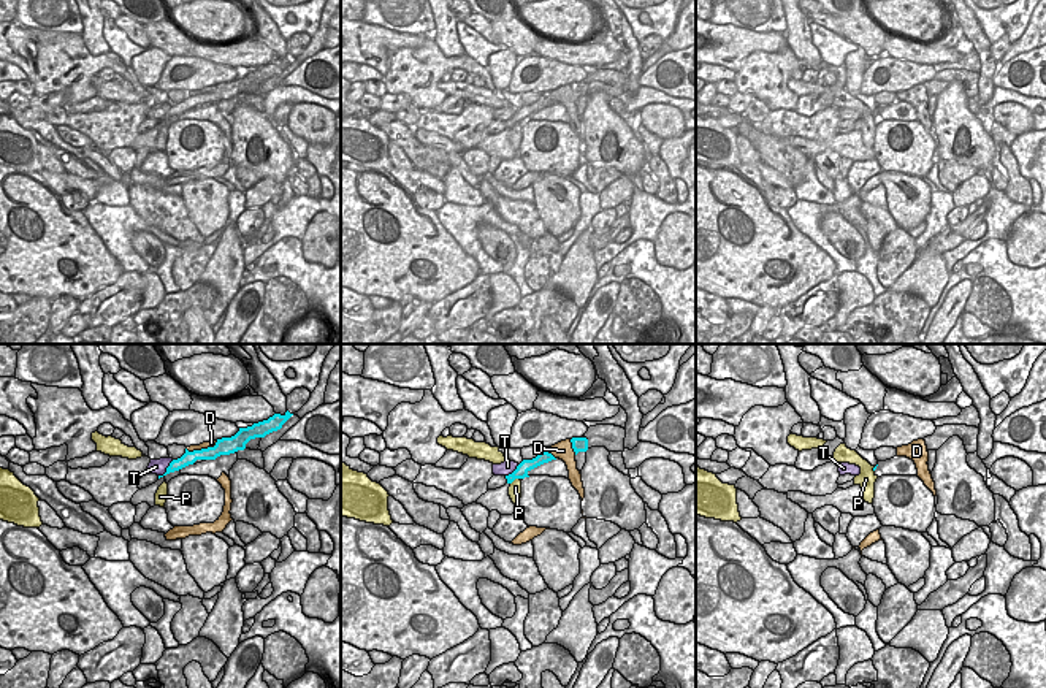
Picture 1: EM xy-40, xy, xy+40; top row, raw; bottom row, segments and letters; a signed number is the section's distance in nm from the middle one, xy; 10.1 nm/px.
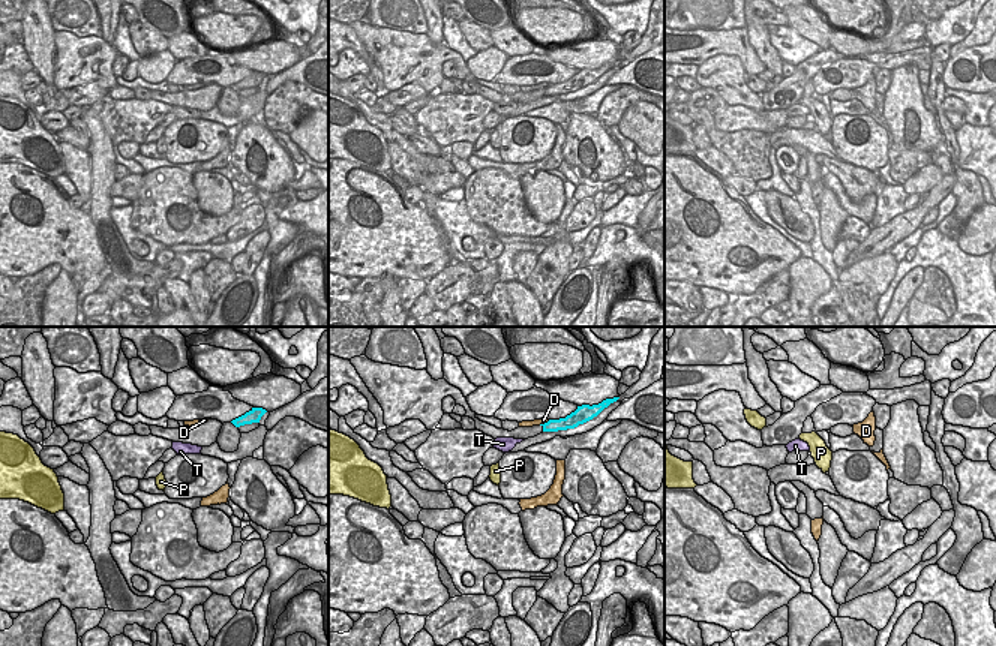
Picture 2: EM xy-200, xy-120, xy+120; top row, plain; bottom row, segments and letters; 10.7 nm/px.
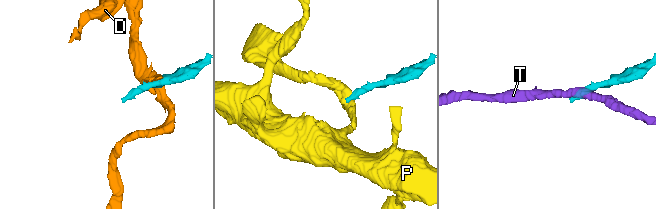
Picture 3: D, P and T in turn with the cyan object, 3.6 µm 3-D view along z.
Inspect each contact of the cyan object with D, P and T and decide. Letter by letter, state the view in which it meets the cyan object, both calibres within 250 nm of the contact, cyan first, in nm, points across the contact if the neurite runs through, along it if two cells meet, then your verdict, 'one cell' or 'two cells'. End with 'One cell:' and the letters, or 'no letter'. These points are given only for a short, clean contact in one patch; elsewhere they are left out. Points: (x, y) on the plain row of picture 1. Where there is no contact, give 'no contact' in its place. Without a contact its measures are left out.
D: meets cyan in xy-40; 190 nm thick on the cyan side, 60 nm on the other; border along xy-40 (217, 86), (208, 92), (186, 94); two cells
P: meets cyan in xy; 130 nm thick on the cyan side, 130 nm on the other; border along xy (519, 122), (511, 129); two cells
T: meets cyan in xy-40; 130 nm thick on the cyan side, 160 nm on the other; border along xy-40 (173, 105), (159, 121); two cells
One cell: no letter

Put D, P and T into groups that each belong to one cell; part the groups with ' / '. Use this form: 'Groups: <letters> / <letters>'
Groups: D / P / T.

